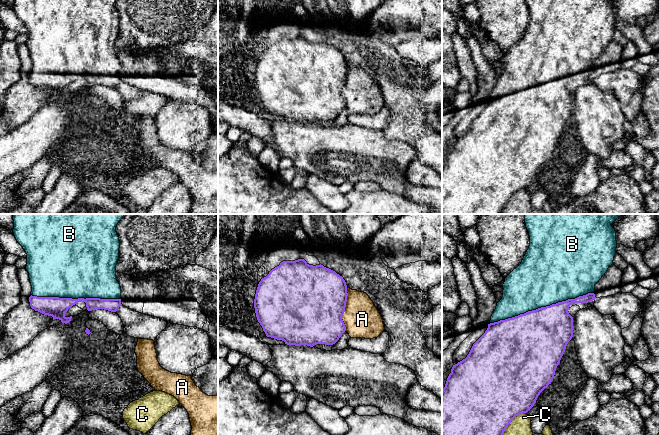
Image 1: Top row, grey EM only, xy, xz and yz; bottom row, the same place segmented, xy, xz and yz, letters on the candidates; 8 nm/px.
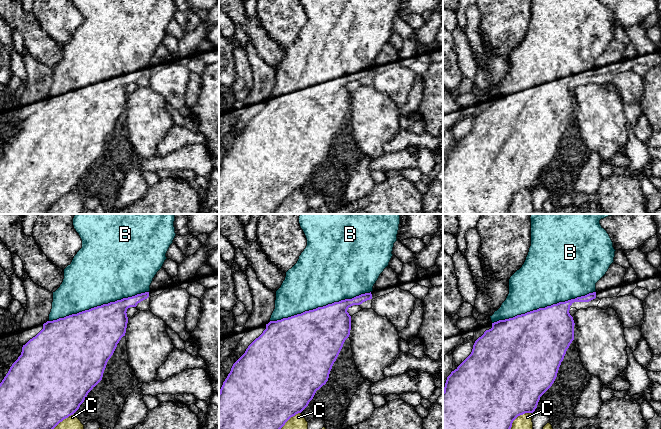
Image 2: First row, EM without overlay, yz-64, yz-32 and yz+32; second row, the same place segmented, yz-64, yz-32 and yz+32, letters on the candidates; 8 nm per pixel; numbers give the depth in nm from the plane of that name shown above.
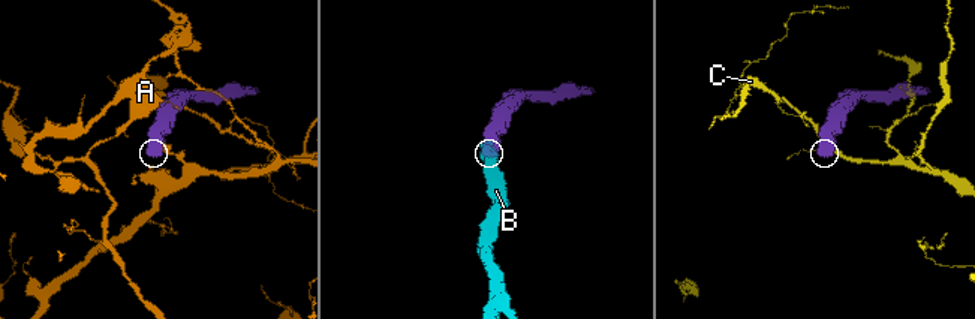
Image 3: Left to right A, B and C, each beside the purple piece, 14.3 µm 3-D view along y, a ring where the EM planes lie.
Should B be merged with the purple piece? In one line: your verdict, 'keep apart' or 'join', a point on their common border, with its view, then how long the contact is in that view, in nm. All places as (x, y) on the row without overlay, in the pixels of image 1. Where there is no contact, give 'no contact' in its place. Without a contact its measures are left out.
join; meets purple in yz at (541, 83); contact 850 nm long

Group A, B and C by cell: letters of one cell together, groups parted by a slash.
A / B / C

